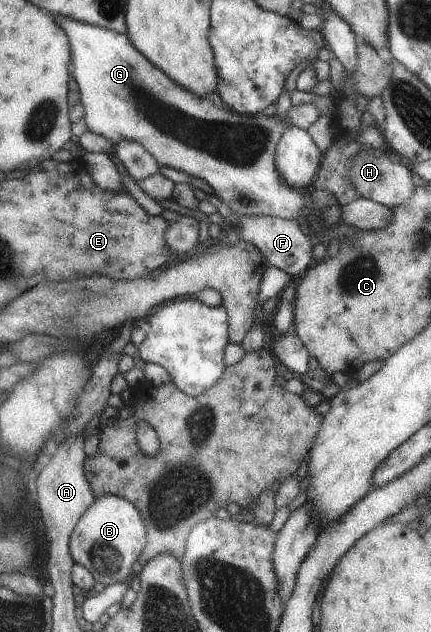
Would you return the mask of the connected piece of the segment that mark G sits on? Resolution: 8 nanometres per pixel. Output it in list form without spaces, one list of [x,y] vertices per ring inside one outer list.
[[[54,16],[58,26],[67,34],[71,50],[70,76],[77,84],[79,102],[84,112],[87,130],[111,140],[114,144],[124,139],[137,142],[152,155],[159,166],[168,166],[185,172],[190,177],[200,178],[210,186],[212,193],[232,214],[266,215],[279,219],[306,220],[302,209],[309,204],[310,194],[289,187],[274,164],[273,154],[280,135],[288,127],[307,128],[318,118],[317,110],[310,102],[290,105],[284,115],[263,115],[262,112],[243,115],[218,108],[211,100],[189,93],[178,86],[169,76],[151,65],[127,39],[108,29],[92,26],[76,19]]]

